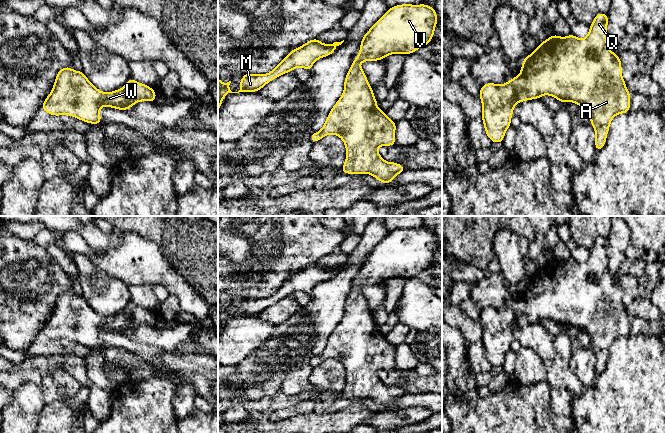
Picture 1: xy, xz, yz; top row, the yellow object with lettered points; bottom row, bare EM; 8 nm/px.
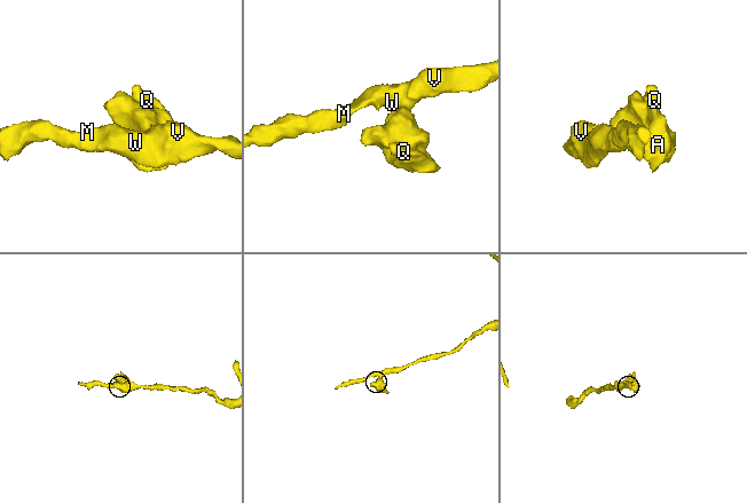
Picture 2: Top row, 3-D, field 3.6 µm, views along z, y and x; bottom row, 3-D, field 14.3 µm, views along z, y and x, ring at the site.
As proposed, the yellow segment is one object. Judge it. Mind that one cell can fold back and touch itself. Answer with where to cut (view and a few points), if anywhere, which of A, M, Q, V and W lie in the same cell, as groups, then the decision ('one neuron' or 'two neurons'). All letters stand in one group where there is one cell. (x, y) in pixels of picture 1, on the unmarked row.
cut none; groups A M Q V W; one neuron

